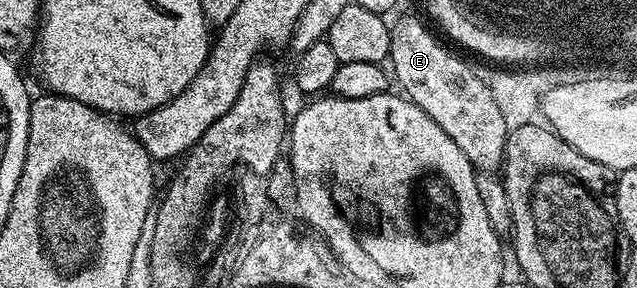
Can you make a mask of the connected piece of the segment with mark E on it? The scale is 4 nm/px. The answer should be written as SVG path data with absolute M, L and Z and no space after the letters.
M404 16L391 25L389 63L392 74L402 86L406 98L420 106L422 110L459 146L477 171L497 171L502 165L503 151L509 130L486 84L481 82L475 67L464 62L444 48L434 35L414 16Z

